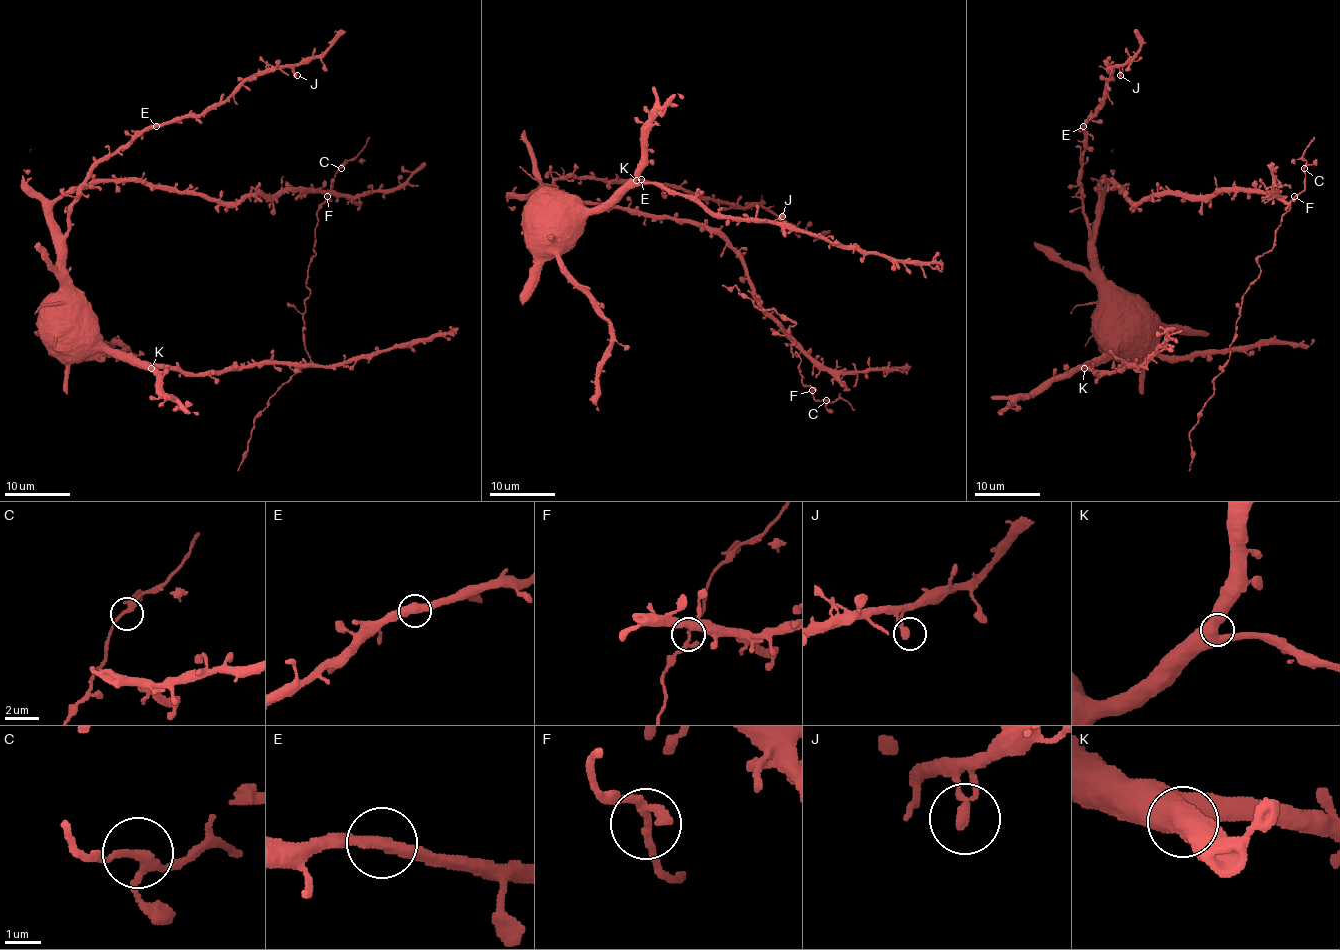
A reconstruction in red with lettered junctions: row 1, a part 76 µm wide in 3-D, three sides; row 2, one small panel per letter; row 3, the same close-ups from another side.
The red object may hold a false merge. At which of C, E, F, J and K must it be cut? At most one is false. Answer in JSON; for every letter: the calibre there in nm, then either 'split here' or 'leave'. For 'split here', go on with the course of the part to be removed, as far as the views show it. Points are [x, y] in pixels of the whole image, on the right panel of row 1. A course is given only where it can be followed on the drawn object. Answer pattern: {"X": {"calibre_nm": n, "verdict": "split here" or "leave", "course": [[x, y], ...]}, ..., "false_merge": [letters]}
{"C": {"calibre_nm": 200, "verdict": "leave"}, "E": {"calibre_nm": 420, "verdict": "leave"}, "F": {"calibre_nm": 160, "verdict": "leave"}, "J": {"calibre_nm": 260, "verdict": "leave"}, "K": {"calibre_nm": 500, "verdict": "leave"}, "false_merge": []}

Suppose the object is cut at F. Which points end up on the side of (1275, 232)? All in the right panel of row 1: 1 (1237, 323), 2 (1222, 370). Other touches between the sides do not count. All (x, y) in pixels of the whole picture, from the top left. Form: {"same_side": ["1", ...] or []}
{"same_side": ["1", "2"]}

